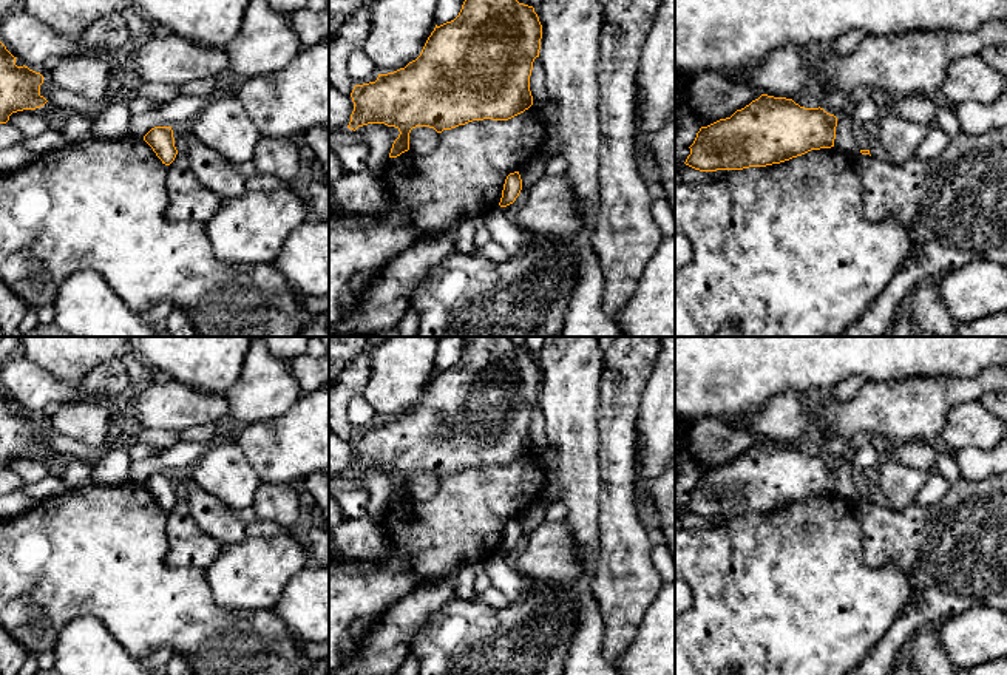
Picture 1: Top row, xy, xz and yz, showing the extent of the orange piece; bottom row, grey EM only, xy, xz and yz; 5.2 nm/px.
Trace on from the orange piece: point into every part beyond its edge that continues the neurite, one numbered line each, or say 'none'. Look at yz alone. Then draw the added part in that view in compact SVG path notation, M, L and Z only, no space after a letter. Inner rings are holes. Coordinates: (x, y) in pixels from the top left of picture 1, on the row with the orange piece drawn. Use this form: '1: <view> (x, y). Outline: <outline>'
none

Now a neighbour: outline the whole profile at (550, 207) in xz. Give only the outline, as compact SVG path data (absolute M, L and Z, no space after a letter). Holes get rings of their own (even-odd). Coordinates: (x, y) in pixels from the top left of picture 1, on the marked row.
M544 175L516 215L516 226L539 236L573 235L581 224L575 195L562 175Z

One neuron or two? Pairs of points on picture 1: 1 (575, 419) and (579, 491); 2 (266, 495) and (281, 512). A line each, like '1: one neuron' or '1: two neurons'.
1: one neuron
2: one neuron

